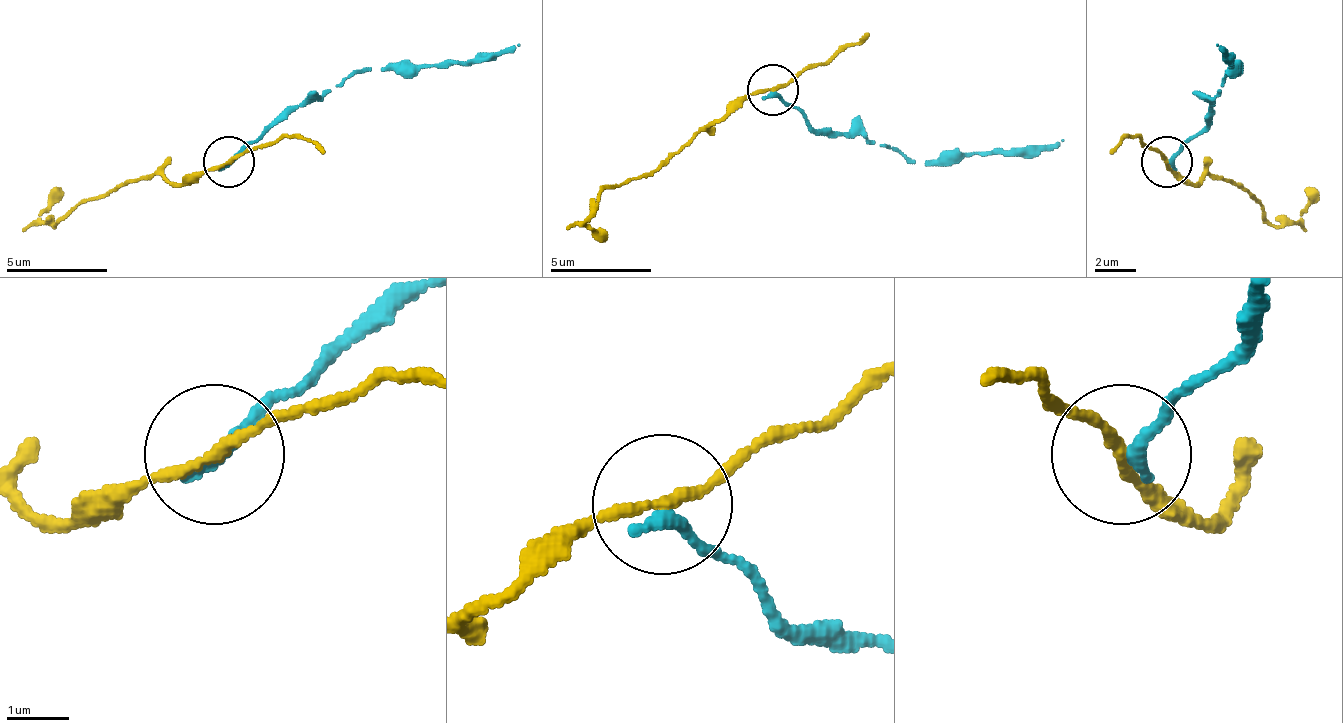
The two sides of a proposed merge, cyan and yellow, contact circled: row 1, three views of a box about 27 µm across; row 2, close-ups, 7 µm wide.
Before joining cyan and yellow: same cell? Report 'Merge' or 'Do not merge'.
Do not merge

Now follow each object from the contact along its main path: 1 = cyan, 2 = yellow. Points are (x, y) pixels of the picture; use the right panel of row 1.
1: (1167, 160), (1208, 120), (1208, 99), (1239, 69), (1228, 64), (1218, 43)
2: (1167, 160), (1173, 171), (1193, 181), (1203, 176), (1234, 181), (1269, 221), (1300, 216), (1315, 186)

